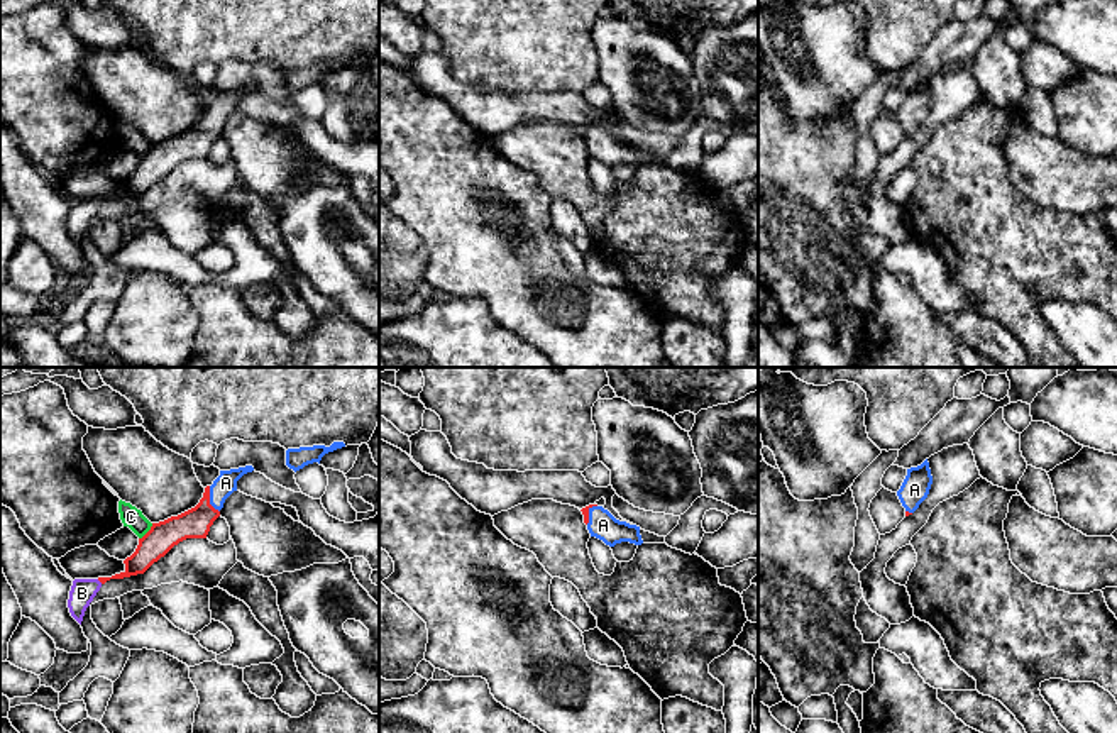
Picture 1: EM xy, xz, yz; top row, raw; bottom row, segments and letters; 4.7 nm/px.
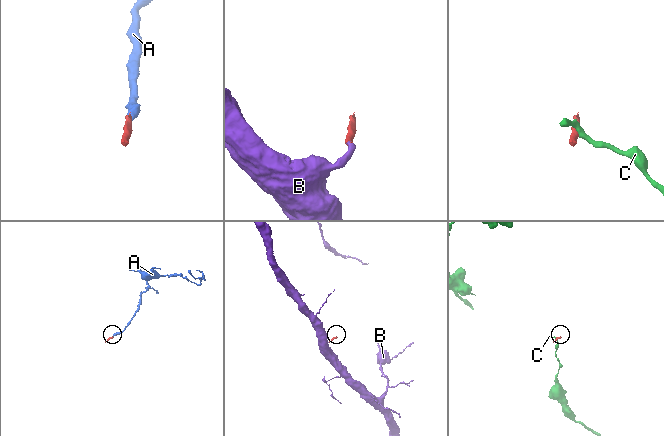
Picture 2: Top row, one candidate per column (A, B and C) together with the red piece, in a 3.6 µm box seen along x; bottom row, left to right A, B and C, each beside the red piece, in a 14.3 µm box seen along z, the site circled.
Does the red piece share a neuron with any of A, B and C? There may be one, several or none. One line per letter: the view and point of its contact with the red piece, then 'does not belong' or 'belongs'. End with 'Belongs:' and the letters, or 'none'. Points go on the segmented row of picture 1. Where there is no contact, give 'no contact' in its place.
A: xy (209, 500) | belongs
B: xy (100, 581) | belongs
C: xy (148, 532) | does not belong
Belongs: A, B

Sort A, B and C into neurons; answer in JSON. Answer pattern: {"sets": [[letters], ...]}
{"sets": [["A", "B"], ["C"]]}

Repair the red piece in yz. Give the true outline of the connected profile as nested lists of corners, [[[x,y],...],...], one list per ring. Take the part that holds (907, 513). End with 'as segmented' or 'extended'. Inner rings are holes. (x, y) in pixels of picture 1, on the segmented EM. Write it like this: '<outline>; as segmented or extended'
[[[927,459],[921,466],[907,469],[907,476],[897,491],[897,496],[905,508],[905,516],[912,515],[927,498],[931,484],[933,476]]]; extended

